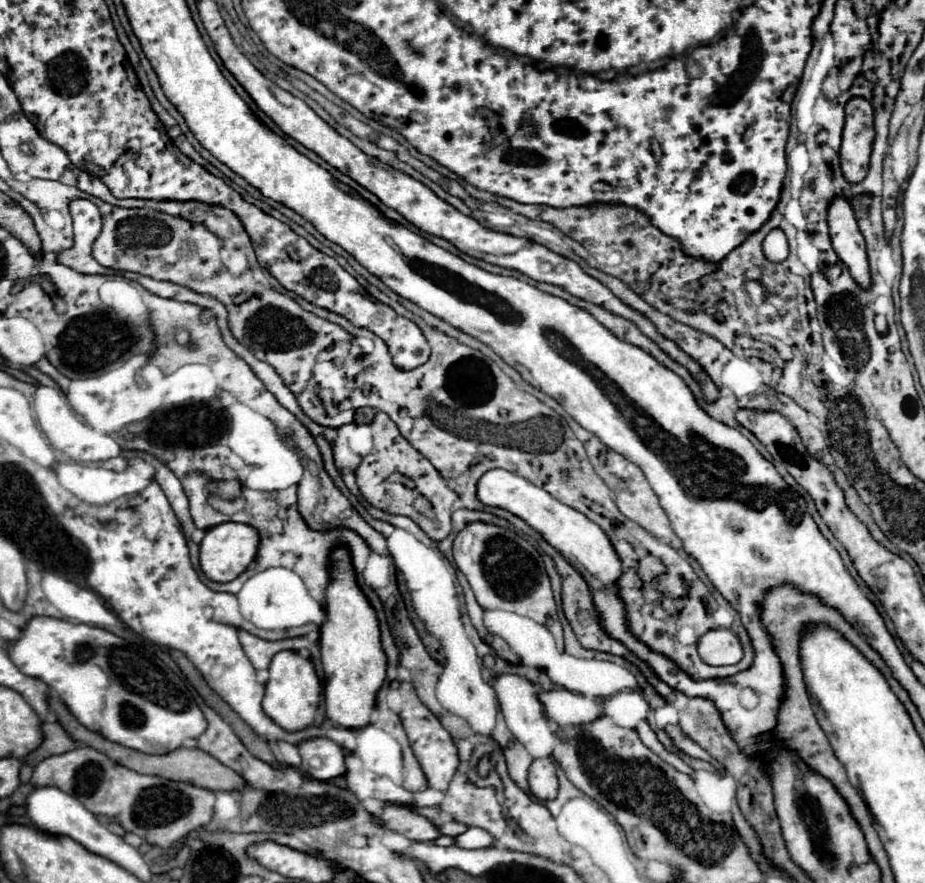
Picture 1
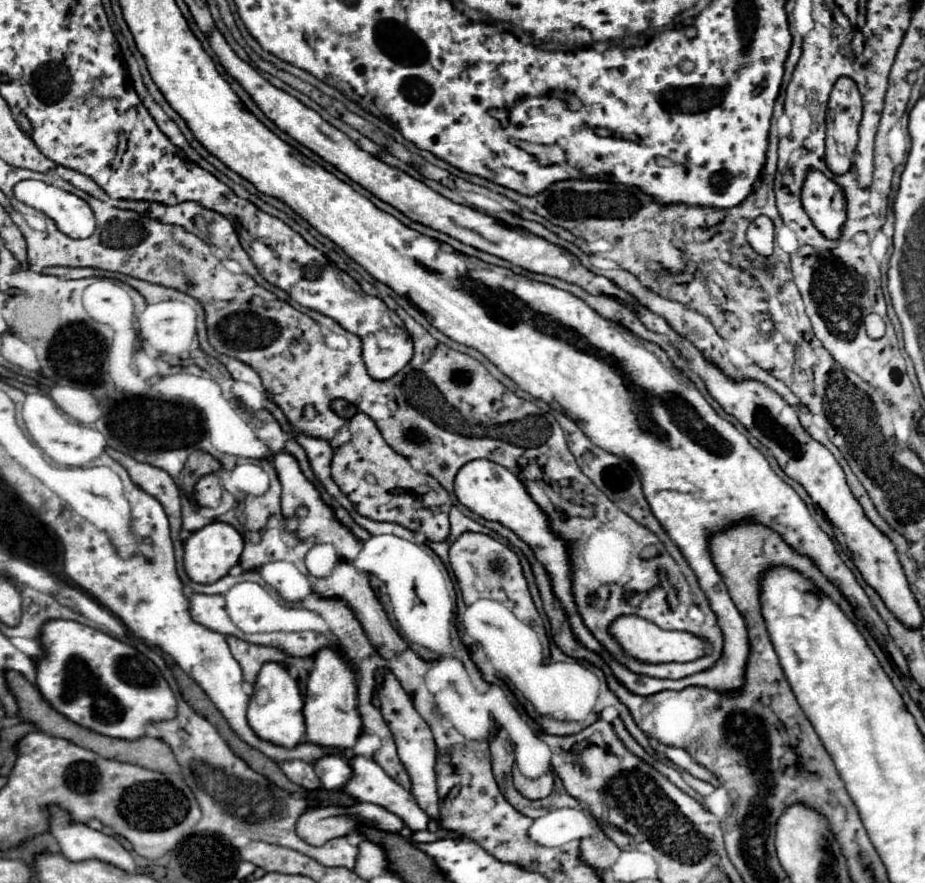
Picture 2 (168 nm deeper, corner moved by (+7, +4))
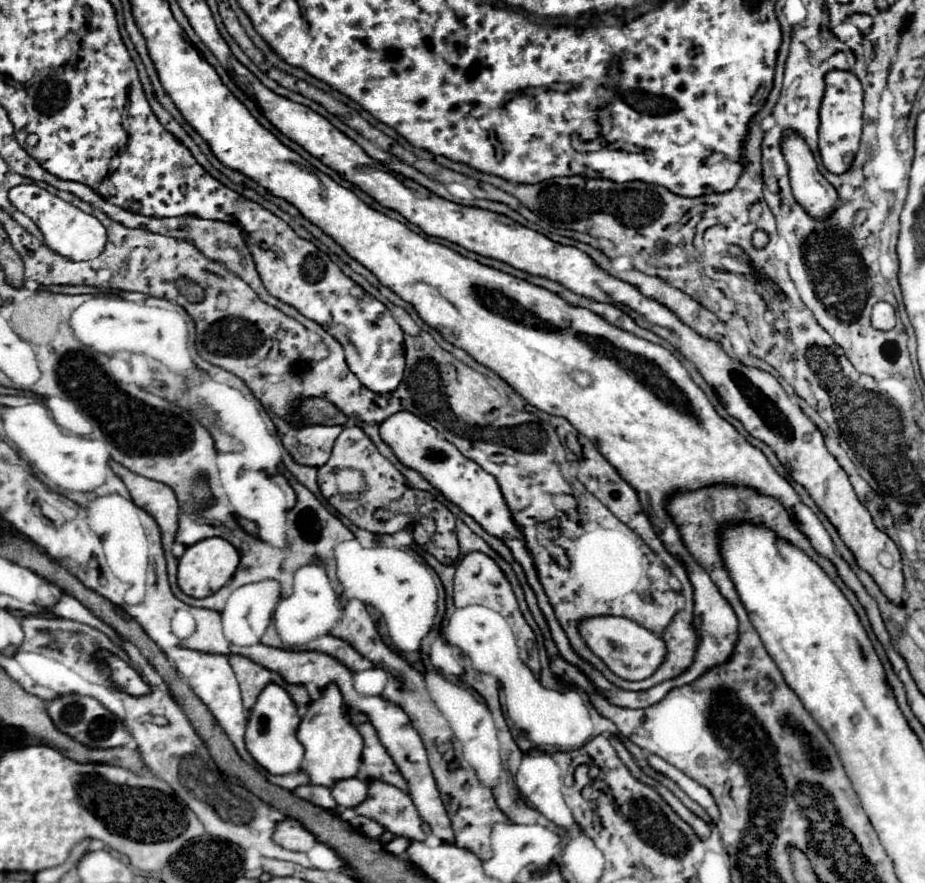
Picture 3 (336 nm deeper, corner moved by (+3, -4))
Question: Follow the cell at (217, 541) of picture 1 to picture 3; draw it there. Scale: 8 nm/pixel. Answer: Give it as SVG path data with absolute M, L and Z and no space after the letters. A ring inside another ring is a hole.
M220 537L204 539L200 543L186 547L186 553L178 561L178 587L186 595L198 597L198 599L214 595L220 587L224 587L232 579L238 563L240 563L240 557L232 543L228 543L226 539L220 539Z

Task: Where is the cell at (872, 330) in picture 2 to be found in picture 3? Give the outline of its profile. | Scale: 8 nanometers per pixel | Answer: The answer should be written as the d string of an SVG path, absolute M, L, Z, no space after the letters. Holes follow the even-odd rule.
M878 301L872 307L872 323L878 329L892 329L896 325L896 311L890 303L886 301Z

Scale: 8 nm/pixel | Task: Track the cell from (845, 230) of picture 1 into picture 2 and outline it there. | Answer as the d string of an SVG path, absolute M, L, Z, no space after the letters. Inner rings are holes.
M810 171L802 187L802 205L826 239L840 239L846 221L846 197L840 185L820 171Z

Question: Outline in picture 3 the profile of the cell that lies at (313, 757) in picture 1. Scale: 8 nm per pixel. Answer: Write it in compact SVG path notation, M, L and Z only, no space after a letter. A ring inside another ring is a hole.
M356 777L344 779L344 781L336 783L336 787L332 789L332 795L340 807L356 807L366 799L368 783L356 779Z

